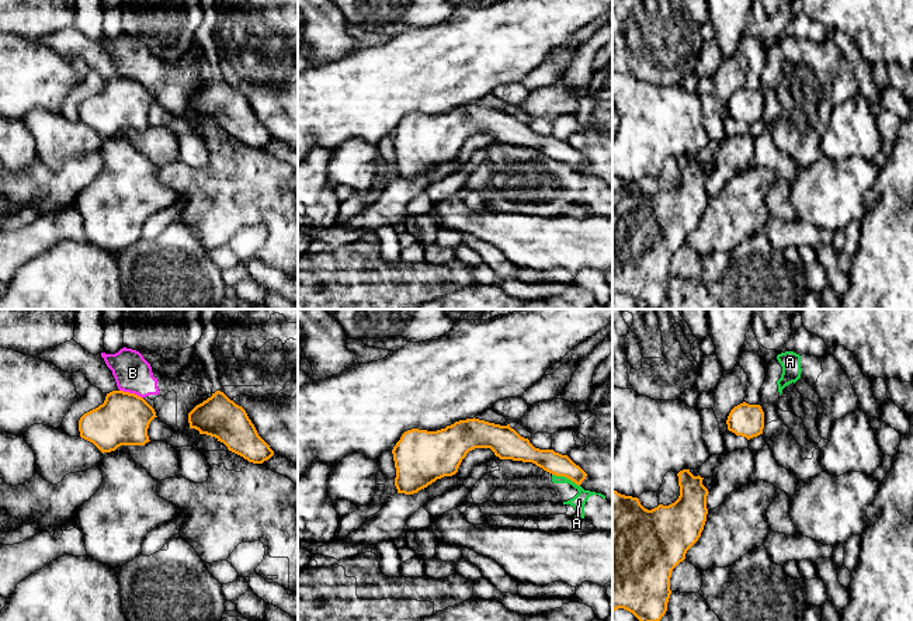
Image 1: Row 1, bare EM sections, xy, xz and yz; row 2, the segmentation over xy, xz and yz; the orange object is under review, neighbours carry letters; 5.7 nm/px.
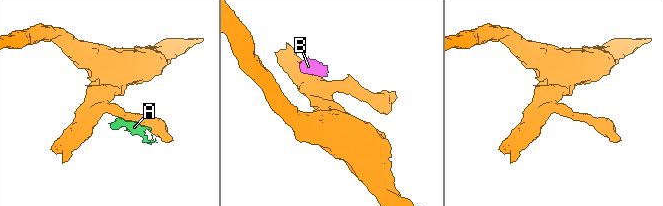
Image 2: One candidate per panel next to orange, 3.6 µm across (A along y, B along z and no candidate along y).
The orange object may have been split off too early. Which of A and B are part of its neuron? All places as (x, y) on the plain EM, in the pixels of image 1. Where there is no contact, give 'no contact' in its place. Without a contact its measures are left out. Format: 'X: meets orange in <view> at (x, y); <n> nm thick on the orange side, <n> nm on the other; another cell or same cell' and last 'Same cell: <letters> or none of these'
A: meets orange in xz at (566, 162); 130 nm thick on the orange side, 80 nm on the other; another cell
B: meets orange in xy at (131, 79); 300 nm thick on the orange side, 220 nm on the other; another cell
Same cell: none of these

